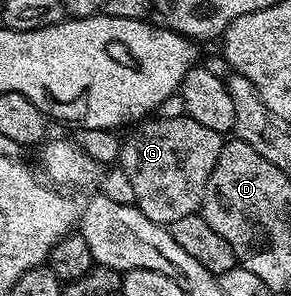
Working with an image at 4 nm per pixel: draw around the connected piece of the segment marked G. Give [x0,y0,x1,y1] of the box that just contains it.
[116,115,223,227]

